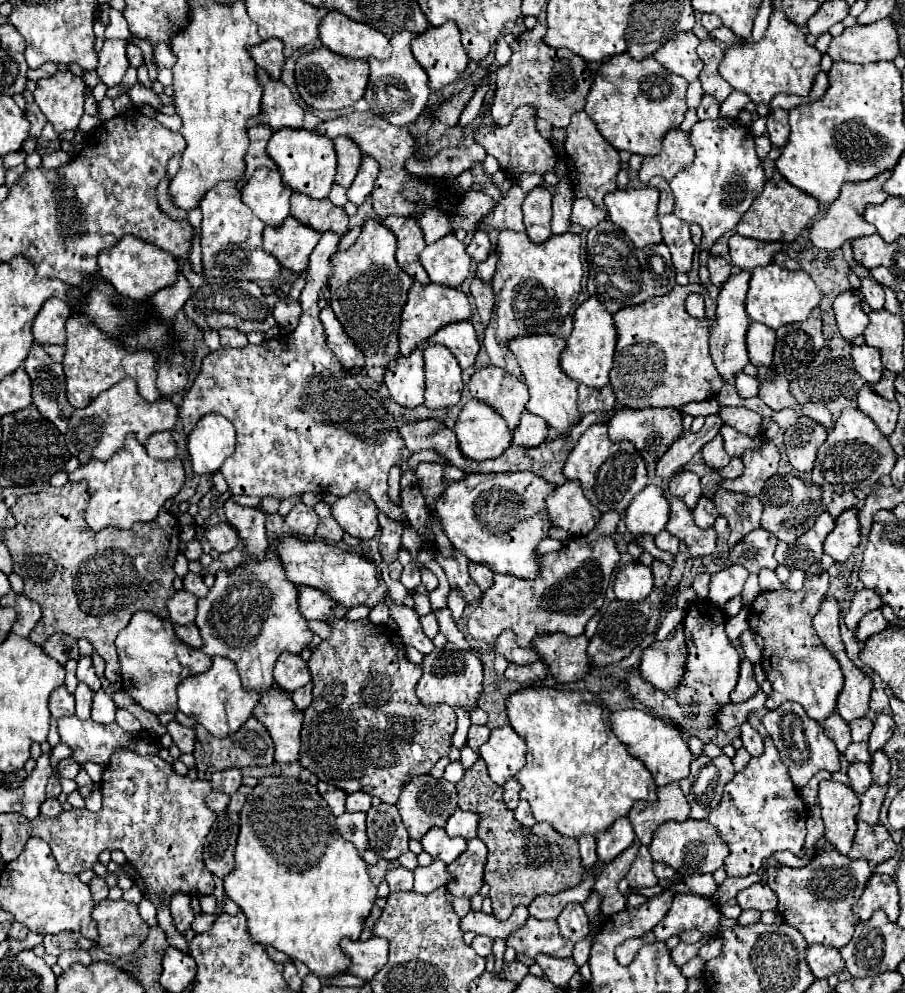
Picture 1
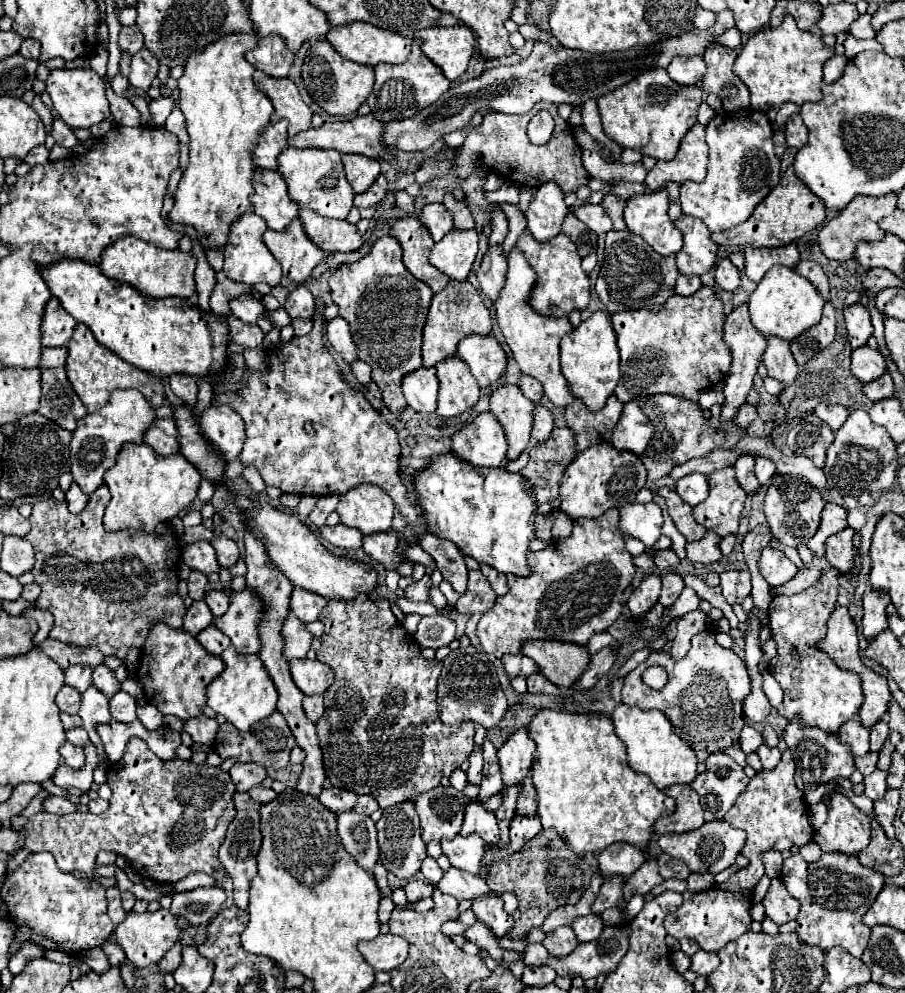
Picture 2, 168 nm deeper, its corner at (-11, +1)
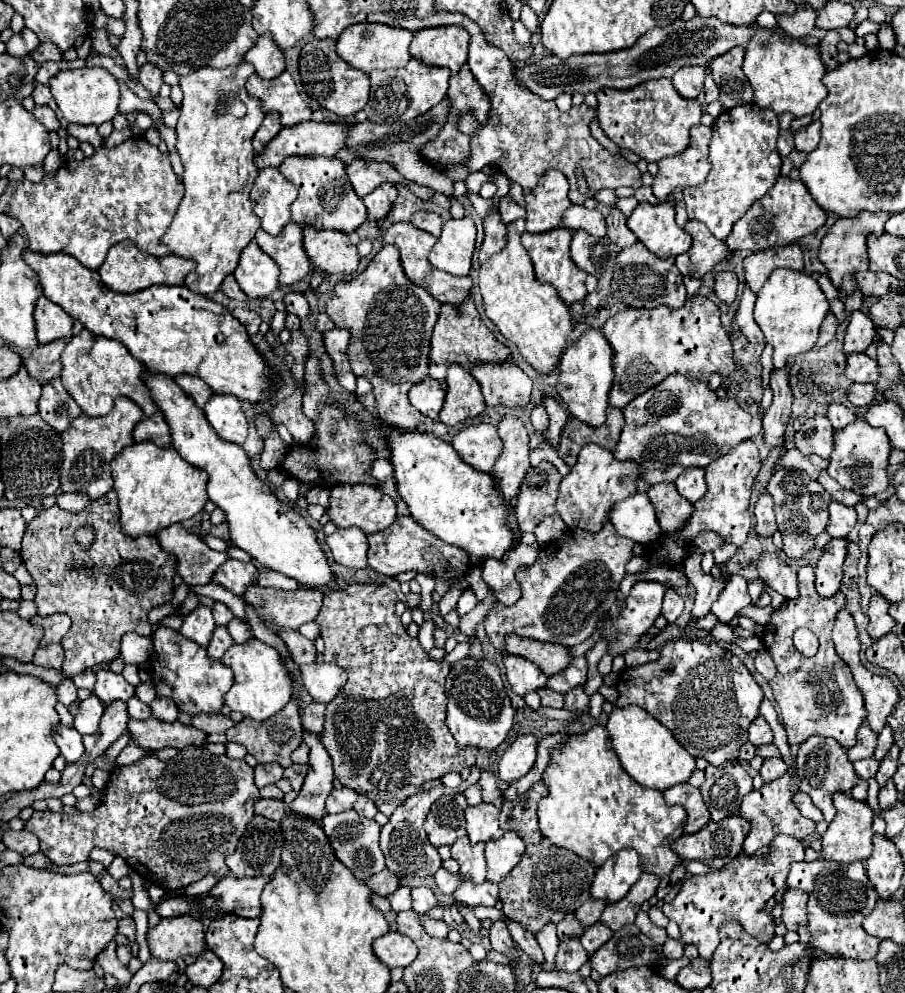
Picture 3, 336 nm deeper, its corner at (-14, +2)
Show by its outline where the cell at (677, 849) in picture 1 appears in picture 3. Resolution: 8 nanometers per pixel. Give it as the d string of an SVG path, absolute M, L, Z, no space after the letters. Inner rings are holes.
M729 816L729 818L723 818L719 822L709 822L703 830L695 832L695 834L683 834L671 846L685 860L699 860L699 862L707 864L709 868L723 868L741 854L743 840L745 840L747 832L749 832L749 822L745 818Z

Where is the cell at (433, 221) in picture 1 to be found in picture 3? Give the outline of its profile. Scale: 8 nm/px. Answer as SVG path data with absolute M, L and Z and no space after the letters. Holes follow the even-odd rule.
M419 210L413 214L411 218L411 224L415 224L419 230L425 230L429 234L433 234L435 238L441 234L441 226L443 226L443 220L439 214L435 212L425 212L425 210Z

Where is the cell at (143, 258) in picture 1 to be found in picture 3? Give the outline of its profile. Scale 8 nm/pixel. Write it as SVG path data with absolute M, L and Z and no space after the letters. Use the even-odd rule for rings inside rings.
M123 240L121 244L115 244L109 252L107 258L103 262L103 266L97 270L103 284L119 294L133 294L139 290L145 290L149 286L155 284L171 284L171 286L181 286L183 278L195 268L193 262L187 262L187 258L179 258L175 254L167 254L167 256L149 256L143 254L131 240Z

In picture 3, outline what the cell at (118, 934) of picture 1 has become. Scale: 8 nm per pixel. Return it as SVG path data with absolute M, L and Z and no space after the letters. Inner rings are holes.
M189 914L163 918L159 926L147 932L147 944L151 948L151 956L173 962L185 956L199 956L207 950L203 922Z

